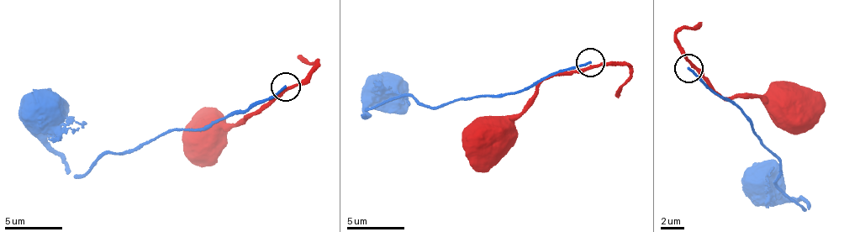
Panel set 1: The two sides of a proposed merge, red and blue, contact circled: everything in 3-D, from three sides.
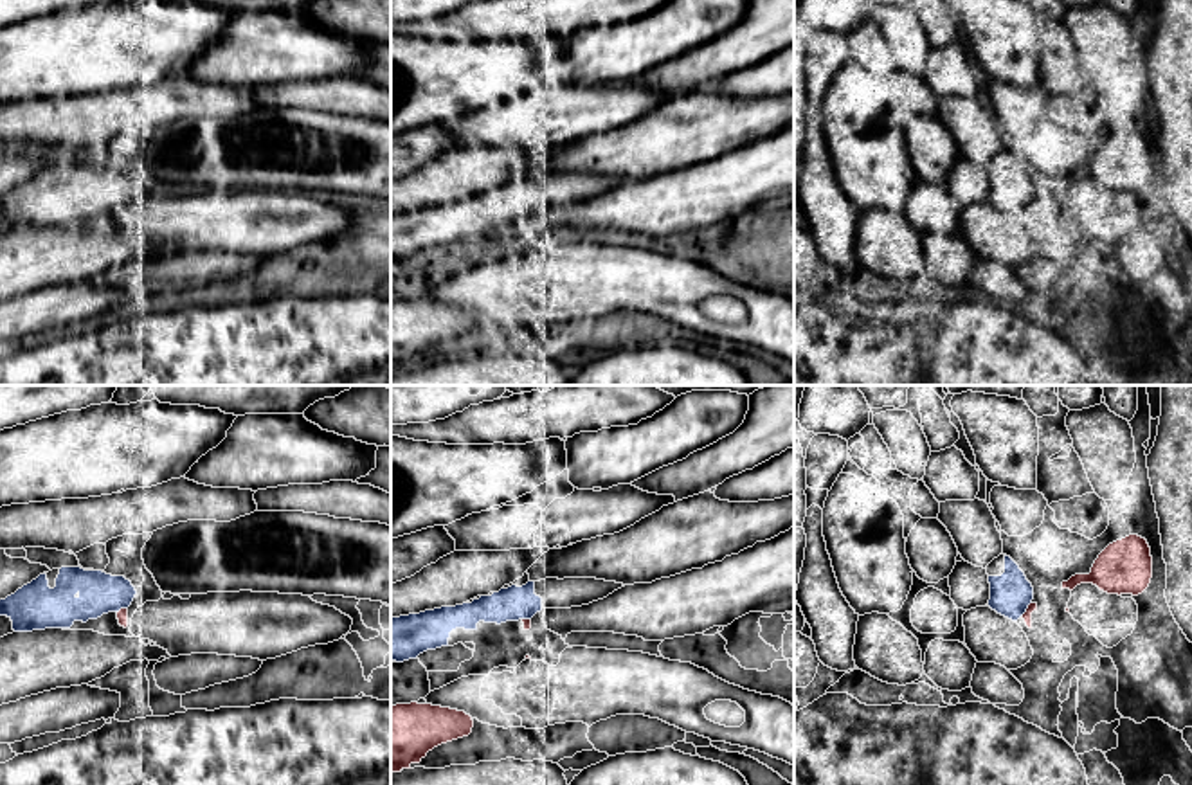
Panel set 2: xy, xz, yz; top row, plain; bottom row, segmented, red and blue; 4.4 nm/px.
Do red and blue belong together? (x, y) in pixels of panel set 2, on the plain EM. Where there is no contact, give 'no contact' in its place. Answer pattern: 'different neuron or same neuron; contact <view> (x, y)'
different neuron; contact yz (1027, 206)

